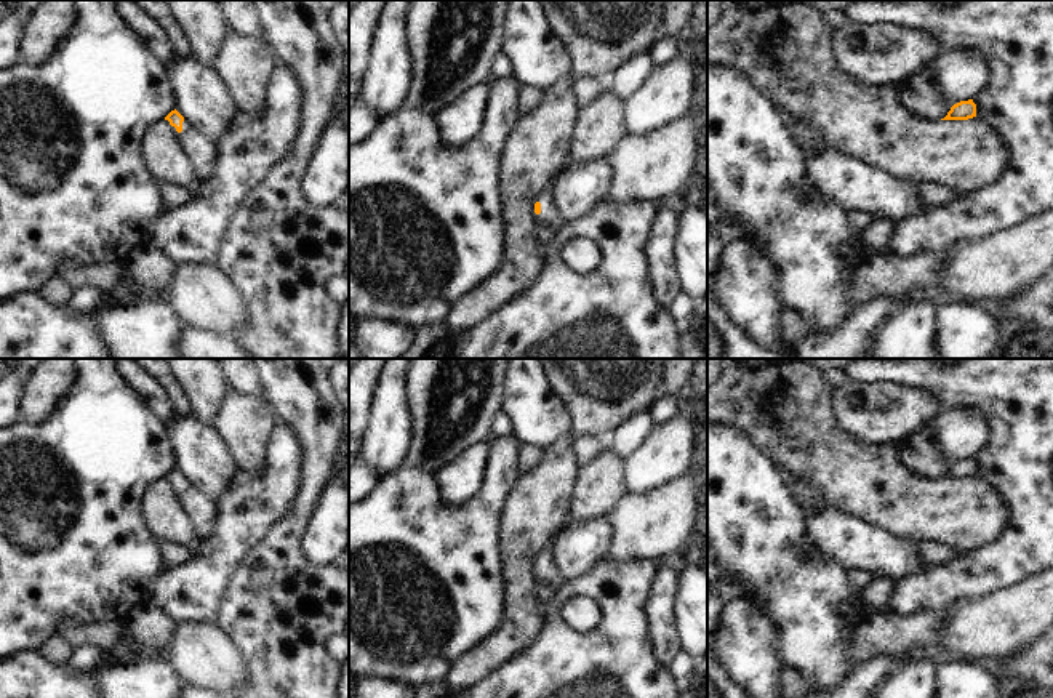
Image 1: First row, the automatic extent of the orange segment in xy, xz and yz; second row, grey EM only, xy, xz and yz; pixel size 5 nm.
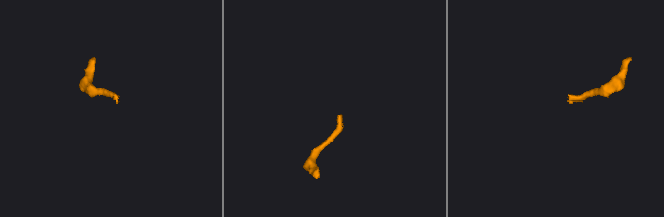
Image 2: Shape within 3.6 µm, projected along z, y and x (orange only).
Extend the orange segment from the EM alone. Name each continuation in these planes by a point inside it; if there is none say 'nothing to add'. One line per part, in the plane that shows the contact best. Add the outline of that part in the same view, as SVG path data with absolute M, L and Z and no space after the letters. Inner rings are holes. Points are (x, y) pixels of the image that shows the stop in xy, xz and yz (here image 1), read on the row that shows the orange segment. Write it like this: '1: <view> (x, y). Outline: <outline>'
1: xy (200, 151). Outline: M165 120L165 123L170 126L170 131L174 136L181 150L190 160L194 173L206 179L213 170L213 163L216 158L214 144L208 141L198 130L192 128L186 120L182 122L181 133L178 133L168 120Z

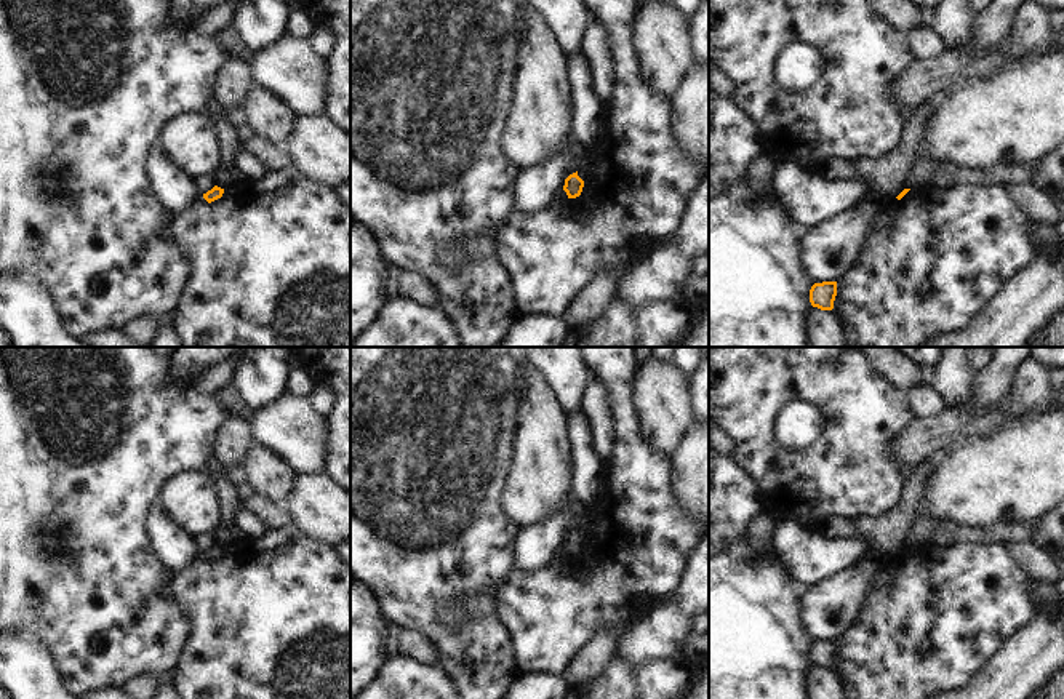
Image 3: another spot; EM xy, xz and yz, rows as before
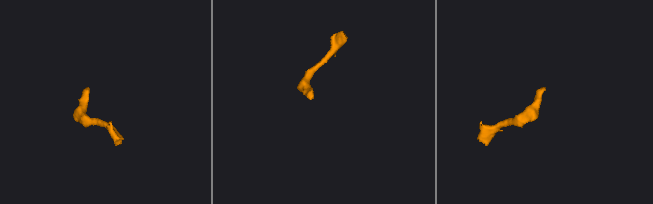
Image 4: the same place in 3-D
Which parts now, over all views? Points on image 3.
nothing to add

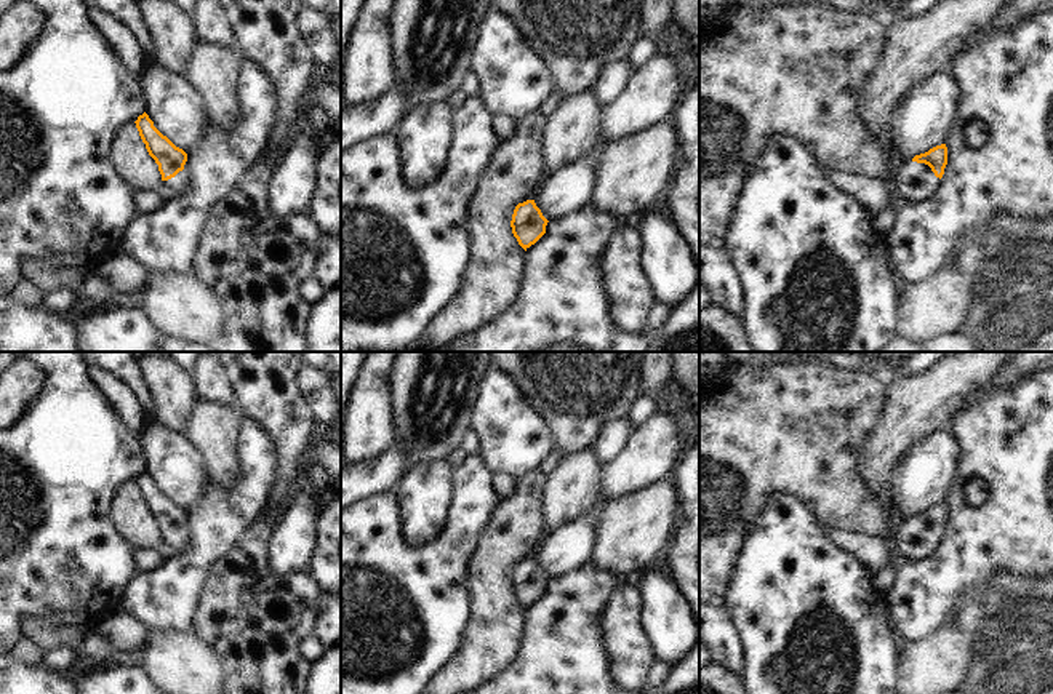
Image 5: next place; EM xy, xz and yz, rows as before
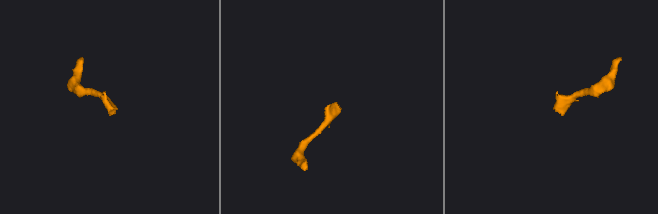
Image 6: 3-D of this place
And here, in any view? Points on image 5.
1: yz (914, 183). Outline: M904 162L893 176L895 206L920 205L930 200L939 185L939 177L925 163Z

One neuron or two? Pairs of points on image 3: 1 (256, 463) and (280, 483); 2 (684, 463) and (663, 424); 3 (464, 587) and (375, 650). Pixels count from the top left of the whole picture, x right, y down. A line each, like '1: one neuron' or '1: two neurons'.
1: one neuron
2: two neurons
3: two neurons

